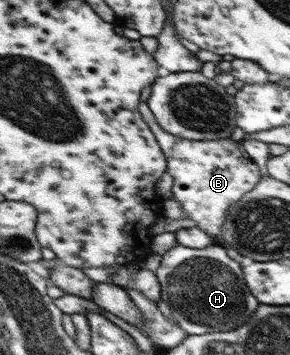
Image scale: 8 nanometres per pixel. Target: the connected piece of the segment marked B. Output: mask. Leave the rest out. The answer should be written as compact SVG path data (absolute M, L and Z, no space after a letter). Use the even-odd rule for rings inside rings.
M141 101L138 106L141 116L156 136L165 155L167 171L174 178L172 199L182 205L188 218L194 219L214 241L223 244L223 223L230 206L242 199L261 178L258 165L250 159L239 141L226 139L190 140L182 139L164 131L157 123L149 105Z

